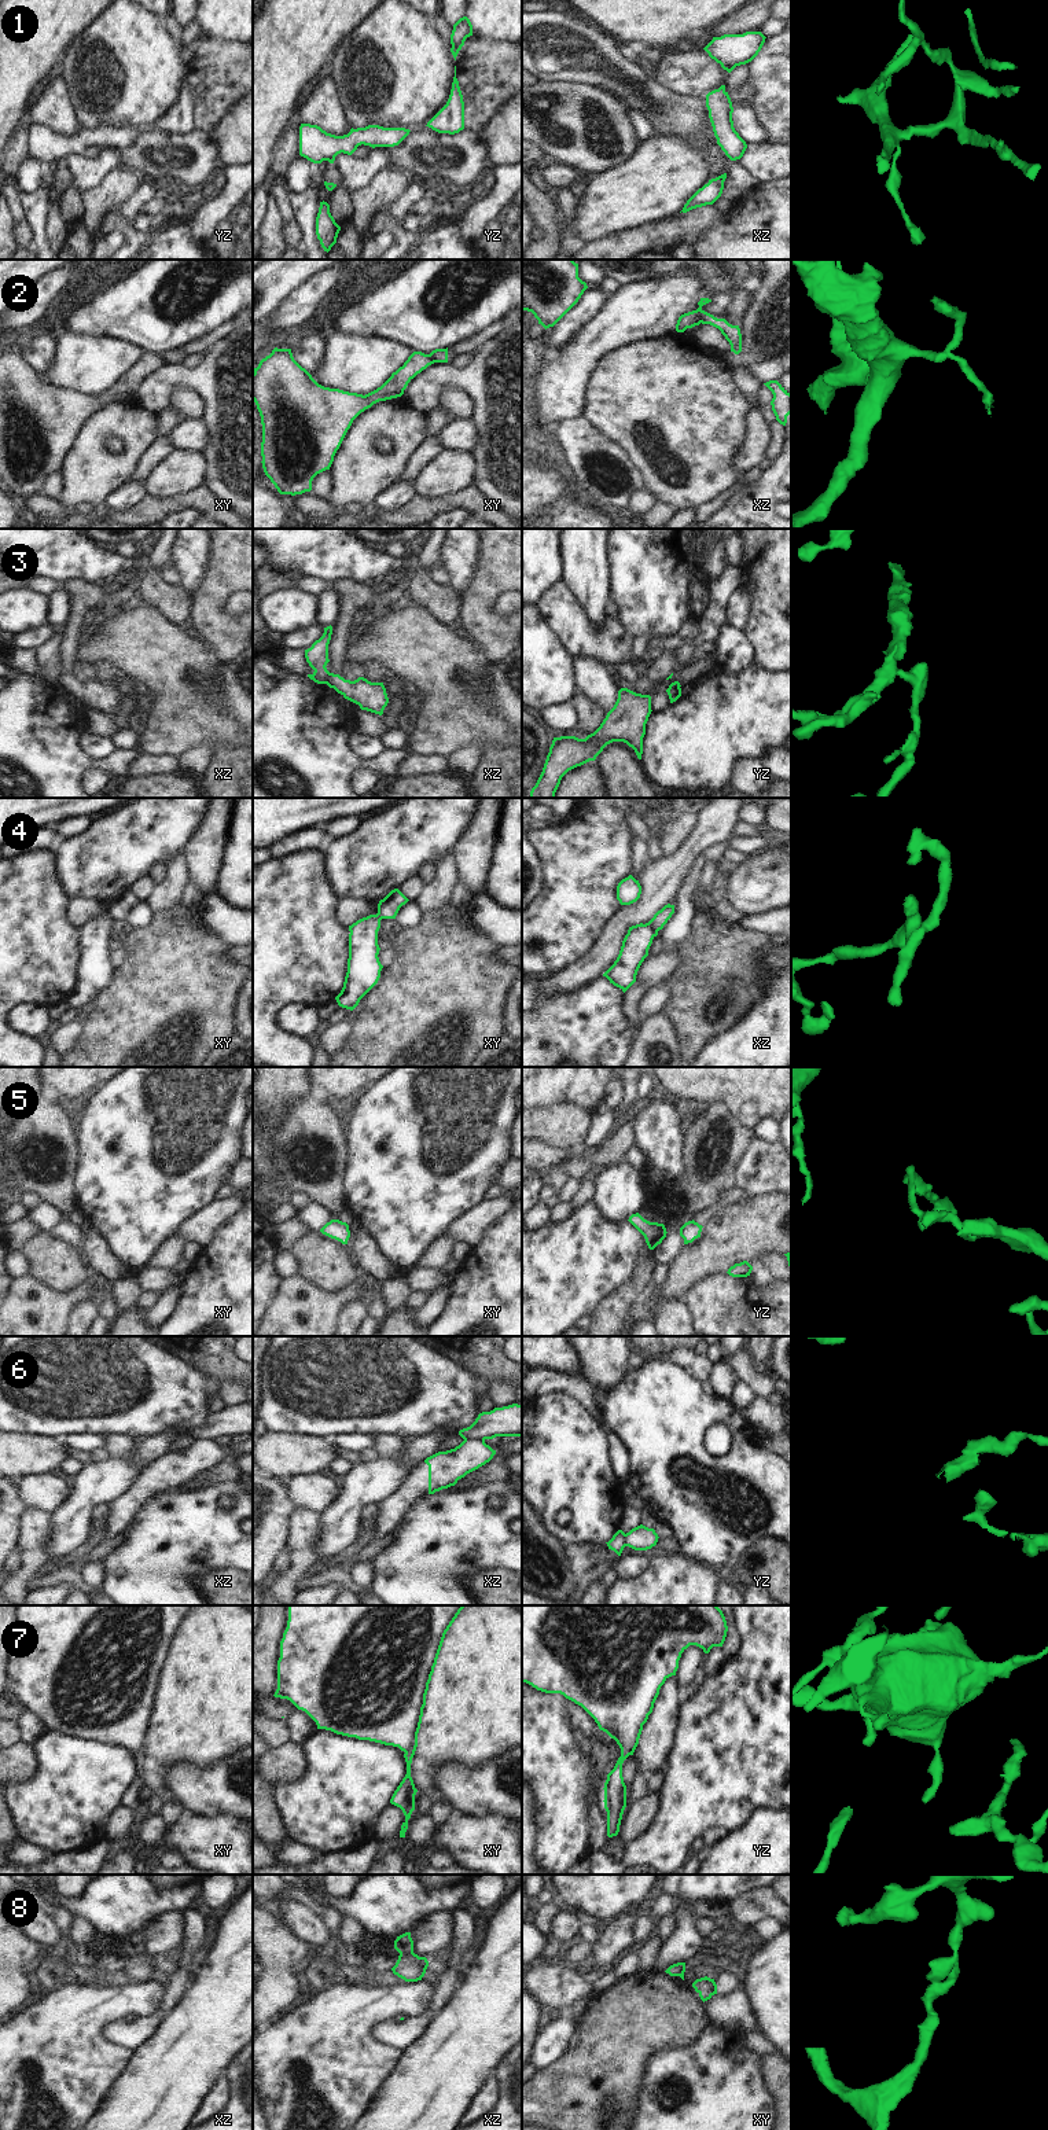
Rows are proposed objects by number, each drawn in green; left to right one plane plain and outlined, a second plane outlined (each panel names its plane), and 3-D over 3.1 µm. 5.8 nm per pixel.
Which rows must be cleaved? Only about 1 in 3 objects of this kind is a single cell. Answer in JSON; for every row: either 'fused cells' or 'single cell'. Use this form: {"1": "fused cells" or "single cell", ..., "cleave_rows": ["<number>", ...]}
{"1": "single cell", "2": "fused cells", "3": "fused cells", "4": "fused cells", "5": "single cell", "6": "fused cells", "7": "single cell", "8": "fused cells", "cleave_rows": ["2", "3", "4", "6", "8"]}

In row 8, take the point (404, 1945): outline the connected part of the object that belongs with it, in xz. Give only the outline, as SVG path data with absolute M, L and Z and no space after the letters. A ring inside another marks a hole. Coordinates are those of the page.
M405 1932L394 1940L394 1949L400 1953L400 1956L409 1956L413 1953L413 1940L411 1938L411 1932Z

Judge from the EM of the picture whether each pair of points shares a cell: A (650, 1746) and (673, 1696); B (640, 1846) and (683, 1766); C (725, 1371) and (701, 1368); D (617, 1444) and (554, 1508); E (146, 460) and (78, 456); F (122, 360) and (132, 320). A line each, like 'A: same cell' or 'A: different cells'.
A: same cell
B: same cell
C: different cells
D: different cells
E: different cells
F: different cells

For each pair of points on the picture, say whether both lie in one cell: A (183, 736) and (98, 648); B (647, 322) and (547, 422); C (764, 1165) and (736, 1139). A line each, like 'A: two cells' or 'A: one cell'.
A: one cell
B: one cell
C: two cells

